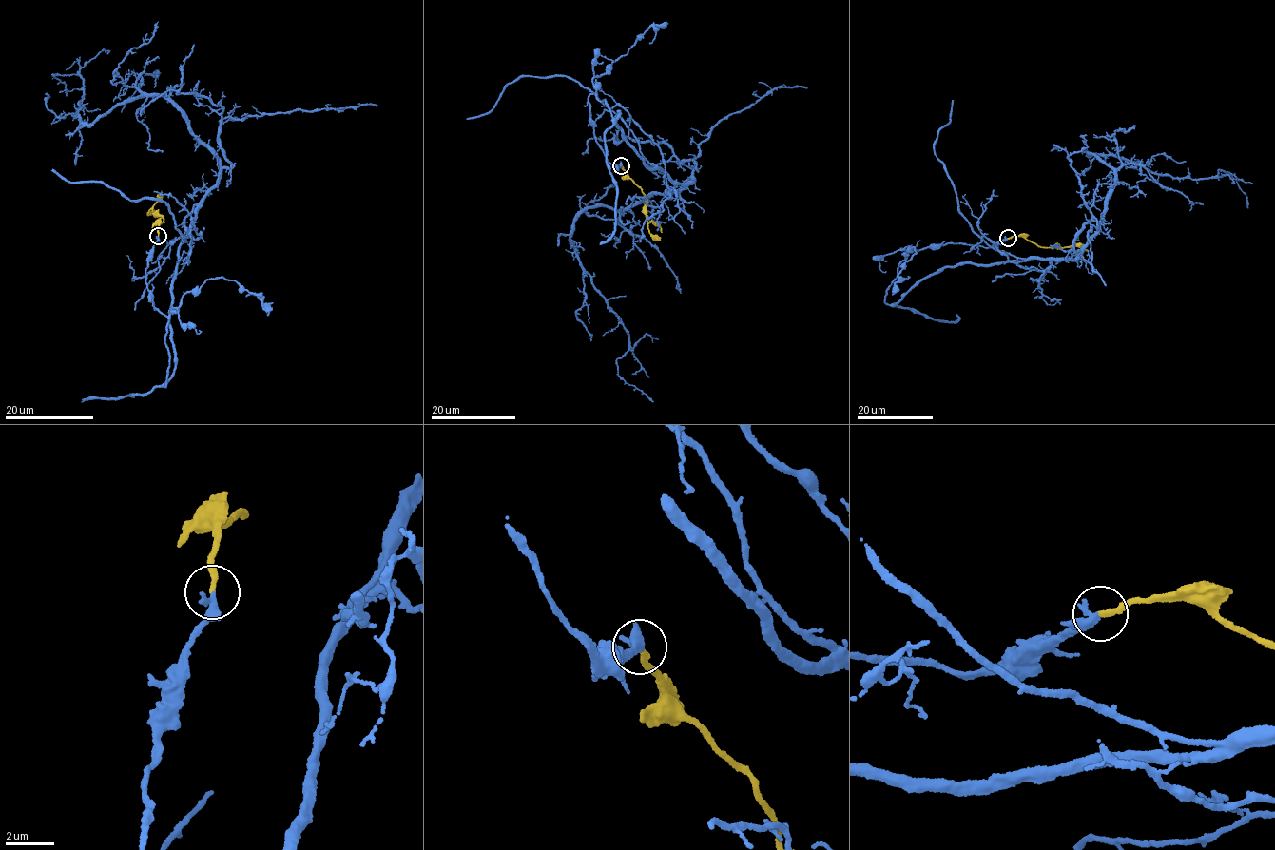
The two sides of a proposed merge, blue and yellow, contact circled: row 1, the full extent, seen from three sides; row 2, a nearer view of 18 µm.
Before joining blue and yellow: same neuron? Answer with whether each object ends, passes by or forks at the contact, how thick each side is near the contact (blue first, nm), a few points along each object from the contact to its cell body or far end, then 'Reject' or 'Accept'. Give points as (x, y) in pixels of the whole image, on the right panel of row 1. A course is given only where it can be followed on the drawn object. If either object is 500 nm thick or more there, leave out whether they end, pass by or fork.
At the ring blue passes by. At the ring yellow ends. Thickness 280 nm (blue) against 240 nm. Course of blue: (1008, 238), (907, 251), (885, 302), (962, 263), (1076, 257), (1114, 180), (1090, 152), (1223, 169), (1247, 206). Course of yellow: (1008, 238), (1023, 236), (1046, 248), (1073, 245), (1088, 251). Accept

